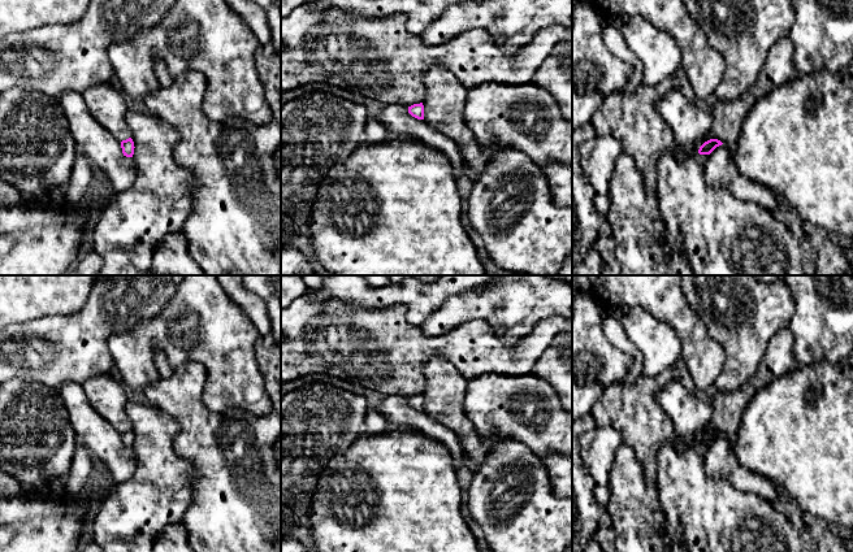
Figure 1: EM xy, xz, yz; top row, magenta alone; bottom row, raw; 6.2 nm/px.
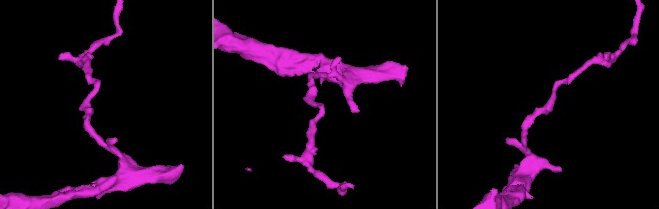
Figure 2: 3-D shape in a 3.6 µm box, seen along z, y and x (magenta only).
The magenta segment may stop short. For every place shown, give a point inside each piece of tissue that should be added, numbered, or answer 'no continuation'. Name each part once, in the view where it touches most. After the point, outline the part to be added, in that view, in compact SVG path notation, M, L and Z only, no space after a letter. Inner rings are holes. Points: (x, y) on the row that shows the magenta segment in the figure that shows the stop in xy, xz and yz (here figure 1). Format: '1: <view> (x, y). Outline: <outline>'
no continuation

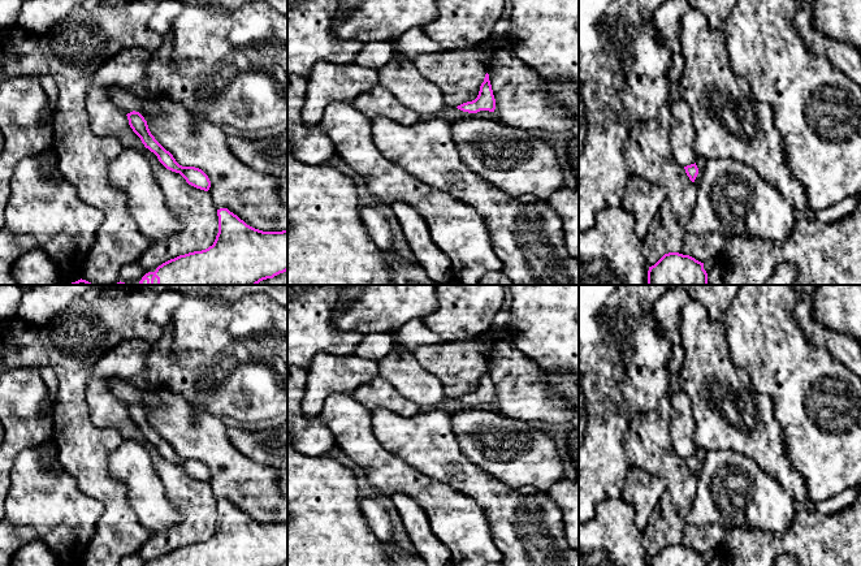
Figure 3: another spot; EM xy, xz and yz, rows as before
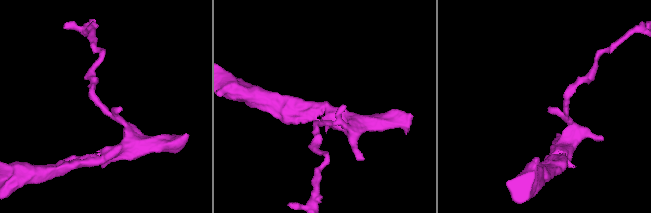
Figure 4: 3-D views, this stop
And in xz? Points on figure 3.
no continuation

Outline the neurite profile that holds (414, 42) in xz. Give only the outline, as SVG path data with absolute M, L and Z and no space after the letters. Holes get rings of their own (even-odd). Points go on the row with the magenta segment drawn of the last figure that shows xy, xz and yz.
M421 27L407 30L397 39L399 52L406 59L415 59L421 53L445 52L438 43L424 34Z

